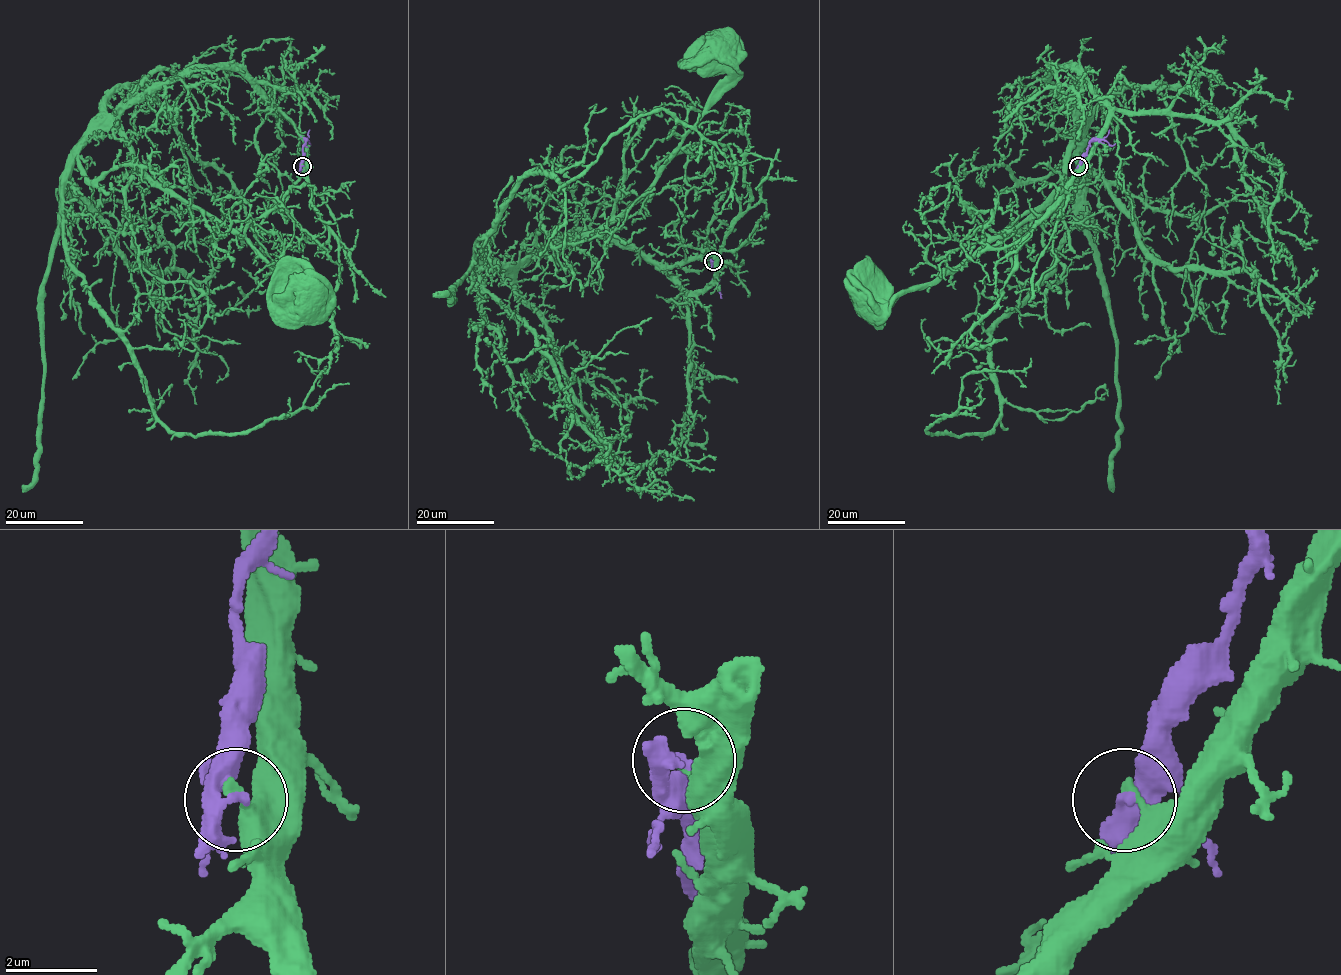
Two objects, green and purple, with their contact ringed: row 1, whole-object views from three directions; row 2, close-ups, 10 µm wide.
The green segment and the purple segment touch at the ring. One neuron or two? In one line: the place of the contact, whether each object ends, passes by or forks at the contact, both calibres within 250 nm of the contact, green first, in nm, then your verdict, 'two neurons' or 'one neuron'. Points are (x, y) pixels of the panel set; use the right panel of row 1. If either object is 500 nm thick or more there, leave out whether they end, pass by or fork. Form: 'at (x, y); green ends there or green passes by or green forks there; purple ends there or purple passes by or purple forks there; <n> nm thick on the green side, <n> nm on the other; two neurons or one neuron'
at (1078, 166); green ends there; purple passes by; 320 nm thick on the green side, 320 nm on the other; two neurons

